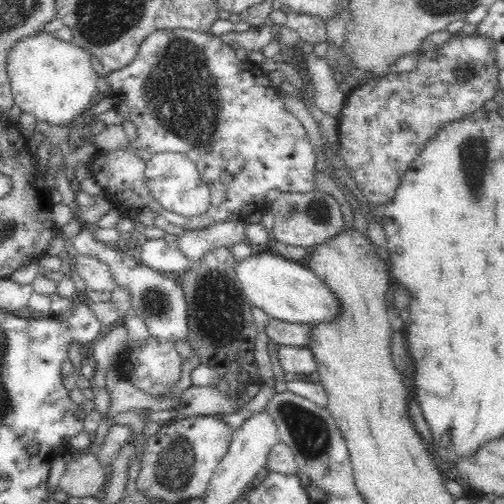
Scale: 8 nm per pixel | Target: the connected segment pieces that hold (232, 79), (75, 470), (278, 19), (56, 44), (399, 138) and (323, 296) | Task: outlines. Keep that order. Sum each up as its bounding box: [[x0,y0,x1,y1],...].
[[87,28,316,230],[59,455,104,497],[266,9,326,45],[4,31,99,125],[336,34,498,207],[234,251,341,325]]

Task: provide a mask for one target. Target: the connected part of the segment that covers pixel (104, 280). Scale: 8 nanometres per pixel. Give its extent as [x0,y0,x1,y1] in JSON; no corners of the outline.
[75,255,117,297]

